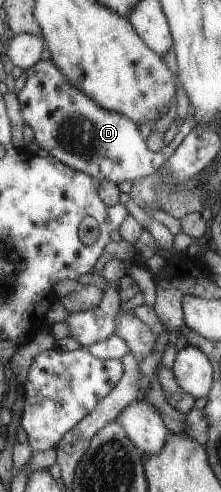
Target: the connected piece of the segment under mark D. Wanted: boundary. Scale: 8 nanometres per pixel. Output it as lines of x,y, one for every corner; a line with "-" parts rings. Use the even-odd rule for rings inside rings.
40,59
25,71
27,80
17,93
17,98
22,117
32,127
39,147
64,165
92,176
97,183
106,179
119,184
150,176
174,153
196,125
194,117
189,113
171,132
165,145
159,151
152,151
148,149
138,123
126,115
102,109
96,101
92,101
92,97
74,87
52,59

